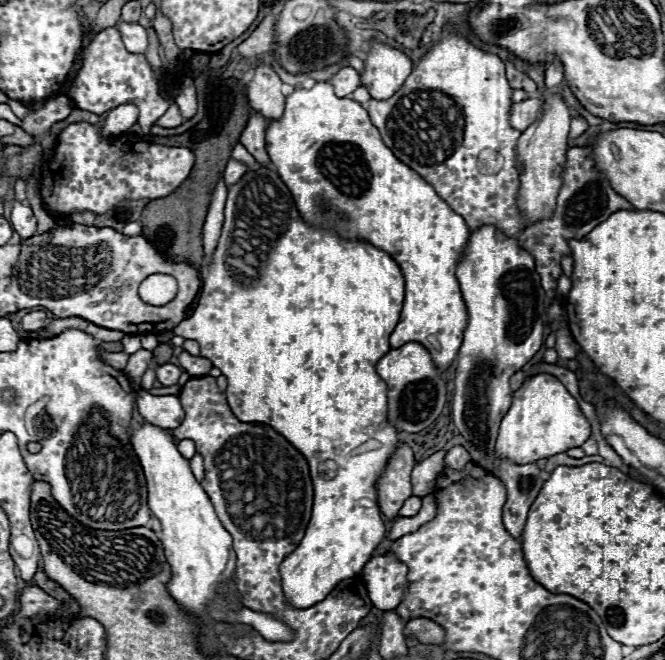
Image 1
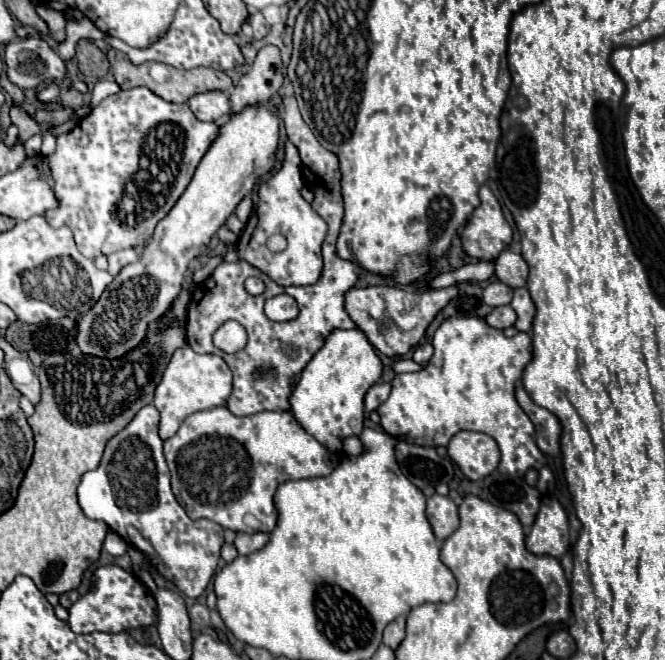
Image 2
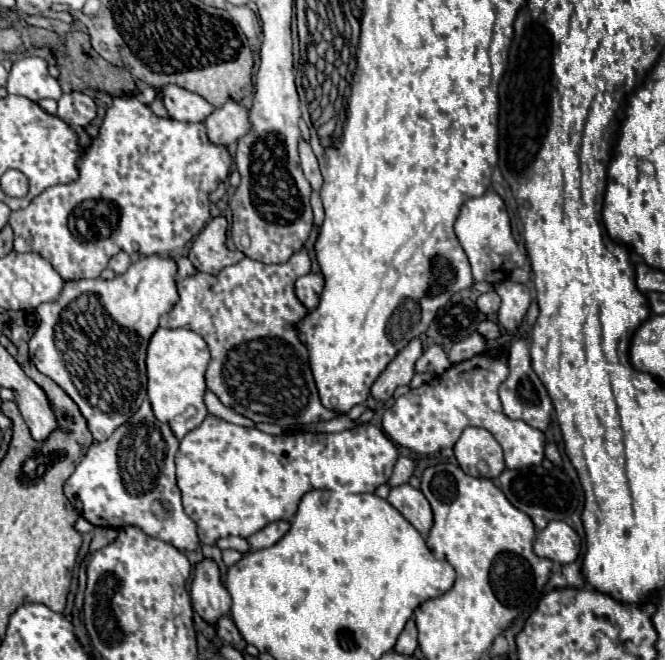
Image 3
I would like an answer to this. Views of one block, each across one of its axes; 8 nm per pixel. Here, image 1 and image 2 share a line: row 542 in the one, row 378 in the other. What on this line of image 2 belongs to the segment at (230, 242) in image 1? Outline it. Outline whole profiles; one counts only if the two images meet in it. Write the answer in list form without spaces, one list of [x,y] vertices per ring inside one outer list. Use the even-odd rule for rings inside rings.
[[[334,330],[324,346],[312,356],[300,374],[300,382],[290,394],[290,410],[298,424],[330,452],[342,450],[342,440],[358,436],[364,422],[364,394],[382,376],[382,362],[370,346],[366,334],[354,330]]]

